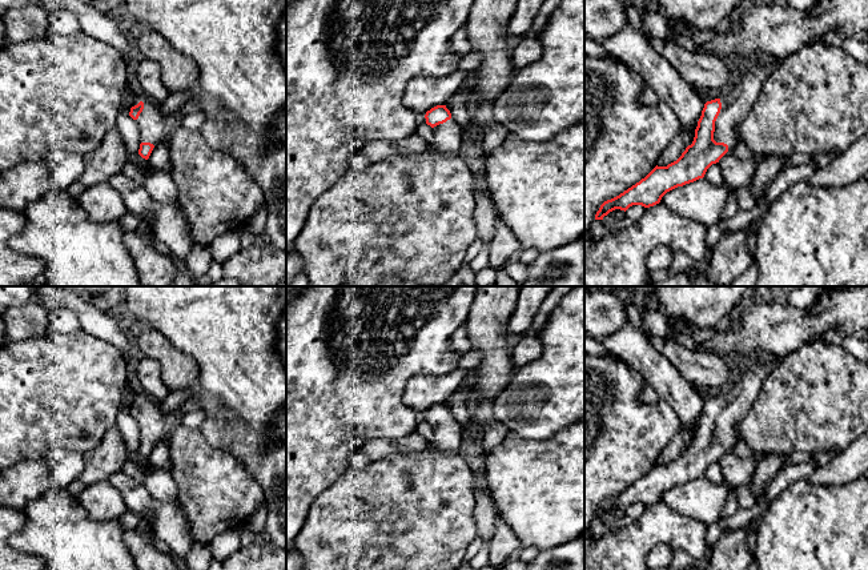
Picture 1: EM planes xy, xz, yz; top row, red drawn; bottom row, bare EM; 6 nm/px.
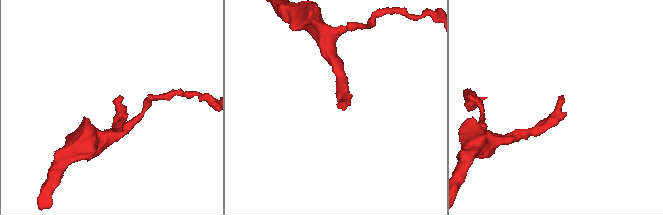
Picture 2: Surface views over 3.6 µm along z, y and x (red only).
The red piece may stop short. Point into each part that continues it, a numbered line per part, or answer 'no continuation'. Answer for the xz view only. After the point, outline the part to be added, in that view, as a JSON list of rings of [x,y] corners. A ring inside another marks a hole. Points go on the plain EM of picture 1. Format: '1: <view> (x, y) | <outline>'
1: xz (449, 436) | [[[453,417],[433,426],[434,438],[430,447],[439,451],[461,453],[466,449],[466,430]]]

